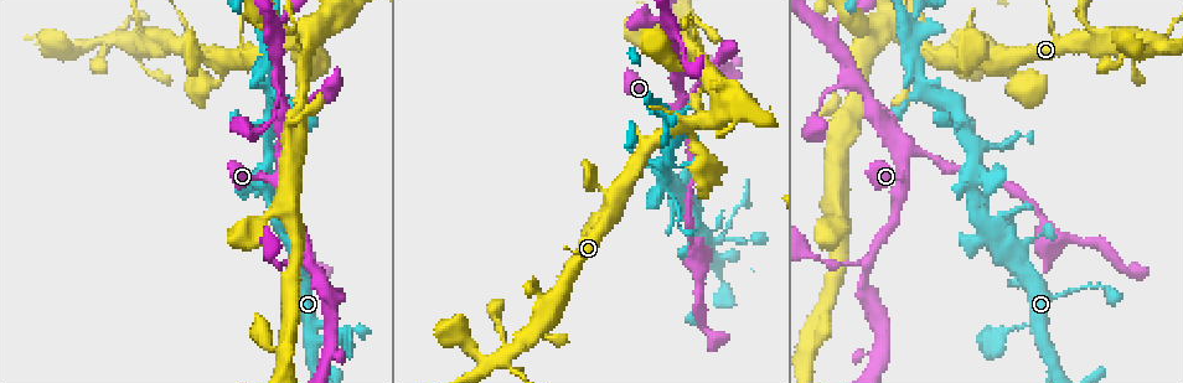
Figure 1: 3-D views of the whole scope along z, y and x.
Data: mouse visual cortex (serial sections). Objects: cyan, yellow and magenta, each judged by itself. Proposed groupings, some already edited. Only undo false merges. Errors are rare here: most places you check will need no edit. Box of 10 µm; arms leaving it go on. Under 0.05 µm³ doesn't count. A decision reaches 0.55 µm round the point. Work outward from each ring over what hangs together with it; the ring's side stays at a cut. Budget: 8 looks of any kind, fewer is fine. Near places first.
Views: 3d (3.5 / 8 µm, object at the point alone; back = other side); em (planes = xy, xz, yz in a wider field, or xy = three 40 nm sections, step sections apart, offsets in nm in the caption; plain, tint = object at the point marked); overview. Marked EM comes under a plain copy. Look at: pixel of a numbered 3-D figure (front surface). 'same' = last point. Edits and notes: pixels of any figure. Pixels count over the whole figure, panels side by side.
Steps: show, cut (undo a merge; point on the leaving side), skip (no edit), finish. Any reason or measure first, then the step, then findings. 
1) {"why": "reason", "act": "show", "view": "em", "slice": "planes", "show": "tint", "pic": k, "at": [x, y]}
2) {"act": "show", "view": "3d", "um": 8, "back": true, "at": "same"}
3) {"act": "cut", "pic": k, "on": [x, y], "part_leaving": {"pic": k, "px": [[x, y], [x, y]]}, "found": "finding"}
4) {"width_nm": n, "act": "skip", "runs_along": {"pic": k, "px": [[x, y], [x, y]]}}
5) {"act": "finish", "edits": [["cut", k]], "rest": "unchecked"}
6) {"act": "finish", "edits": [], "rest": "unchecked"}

{"why": "thick turns thin", "act": "show", "view": "3d", "um": 3.5, "pic": 1, "at": [870, 262]}

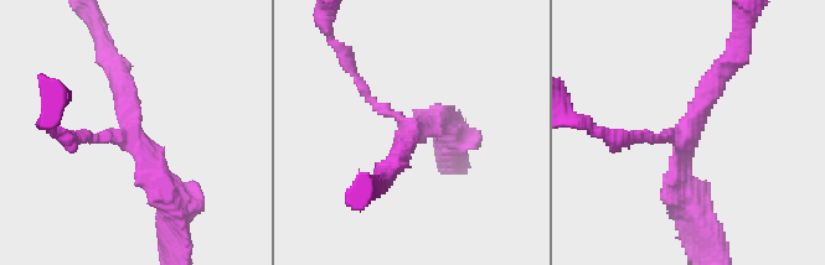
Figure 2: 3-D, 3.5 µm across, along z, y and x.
{"arms": 3, "arm_widths_nm": [100, 250, 350], "act": "show", "view": "em", "slice": "xy", "step": 5, "show": "tint", "pic": 2, "at": [133, 130]}

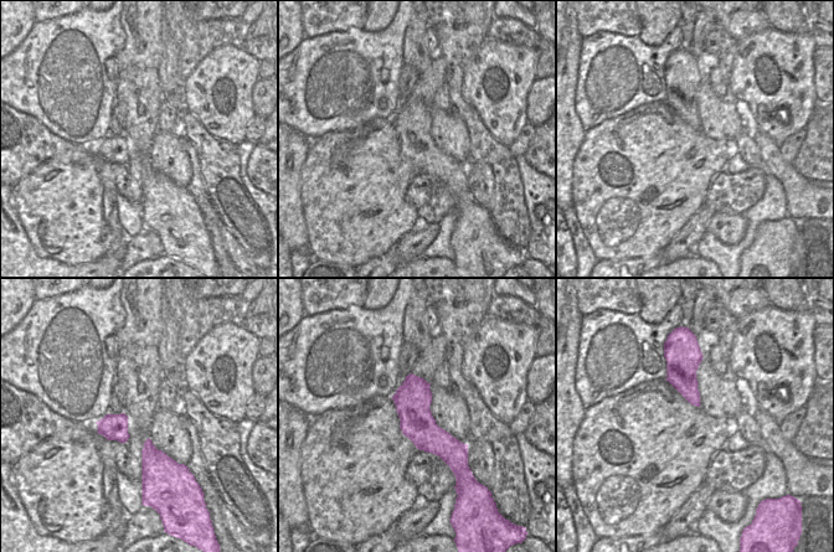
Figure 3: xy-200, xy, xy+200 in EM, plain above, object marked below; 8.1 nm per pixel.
{"act": "skip", "runs_along": {"pic": 2, "px": [[112, 63], [132, 131], [169, 199]]}, "found": "all the same cell"}

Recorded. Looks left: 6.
{"why": "two arms in line, one across", "act": "show", "view": "3d", "um": 3.5, "pic": 1, "at": [911, 38]}

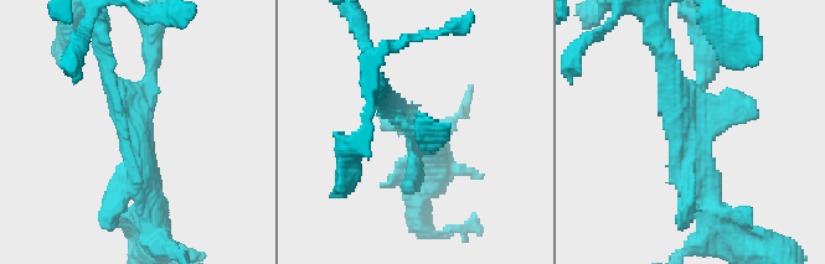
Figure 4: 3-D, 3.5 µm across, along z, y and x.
{"act": "show", "view": "em", "slice": "xy", "step": 2, "show": "tint", "pic": 4, "at": [410, 129]}

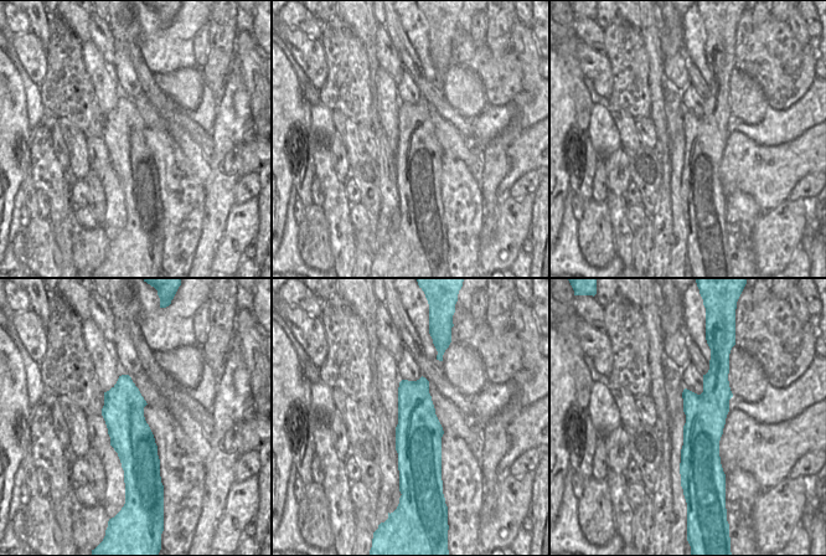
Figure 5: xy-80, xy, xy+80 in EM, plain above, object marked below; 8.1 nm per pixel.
{"act": "skip", "runs_along": {"pic": 4, "px": [[149, 201], [138, 133], [103, 56]]}, "found": "continuous, no second cell"}

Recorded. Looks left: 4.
{"why": "calibre changes", "act": "show", "view": "3d", "um": 3.5, "pic": 1, "at": [897, 124]}

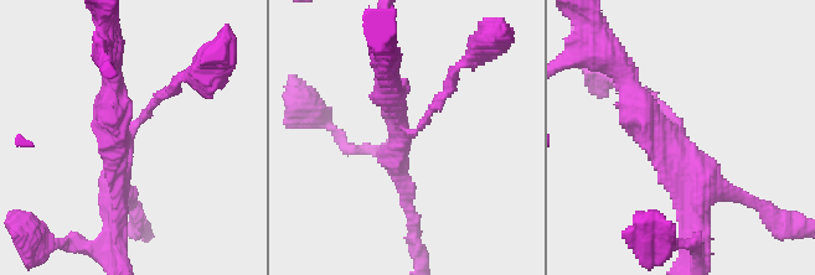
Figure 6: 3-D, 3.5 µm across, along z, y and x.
{"arms": 3, "arm_widths_nm": [150, 300, 350], "act": "show", "view": "em", "slice": "planes", "show": "tint", "pic": 6, "at": [679, 138]}

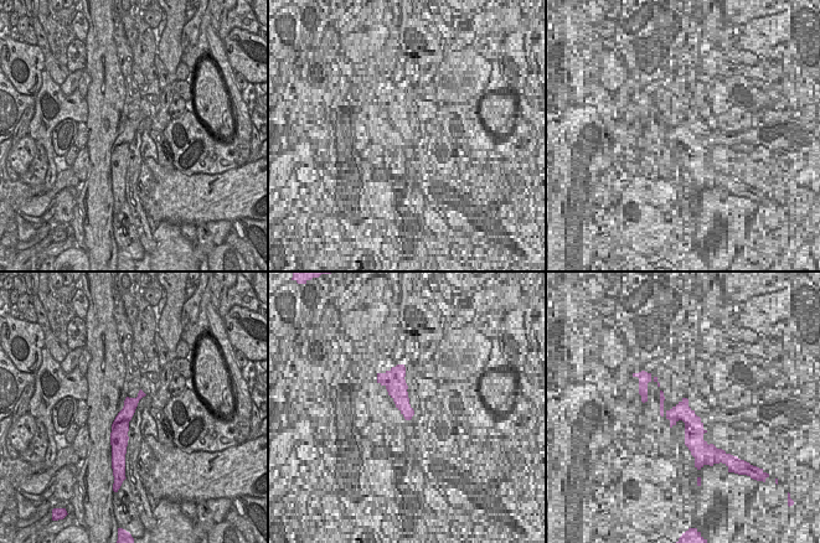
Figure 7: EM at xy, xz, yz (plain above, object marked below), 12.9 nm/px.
{"act": "skip", "found": "one cell here"}

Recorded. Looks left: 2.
{"why": "arms part here", "act": "show", "view": "3d", "um": 8, "pic": 1, "at": [511, 351]}

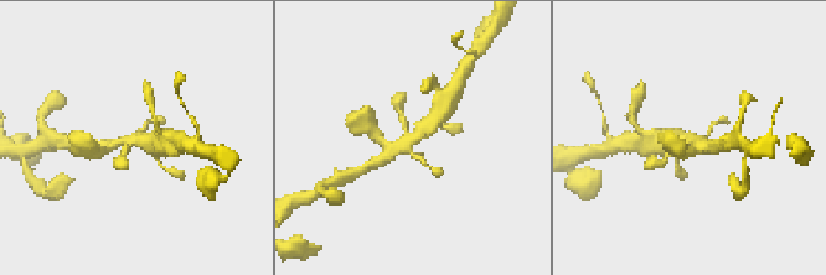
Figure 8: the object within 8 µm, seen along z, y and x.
{"why": "closer look", "act": "show", "view": "3d", "um": 3.5, "at": "same"}

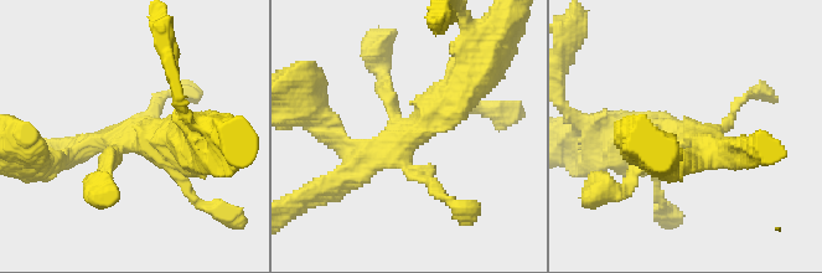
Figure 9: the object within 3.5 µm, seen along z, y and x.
{"arm_widths_nm": [150, 200, 300, 500], "act": "skip", "runs_along": {"pic": 9, "px": [[471, 75], [376, 154], [345, 144]]}, "found": "all the same cell"}

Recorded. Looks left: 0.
{"act": "finish", "edits": [], "rest": "unchecked"}

